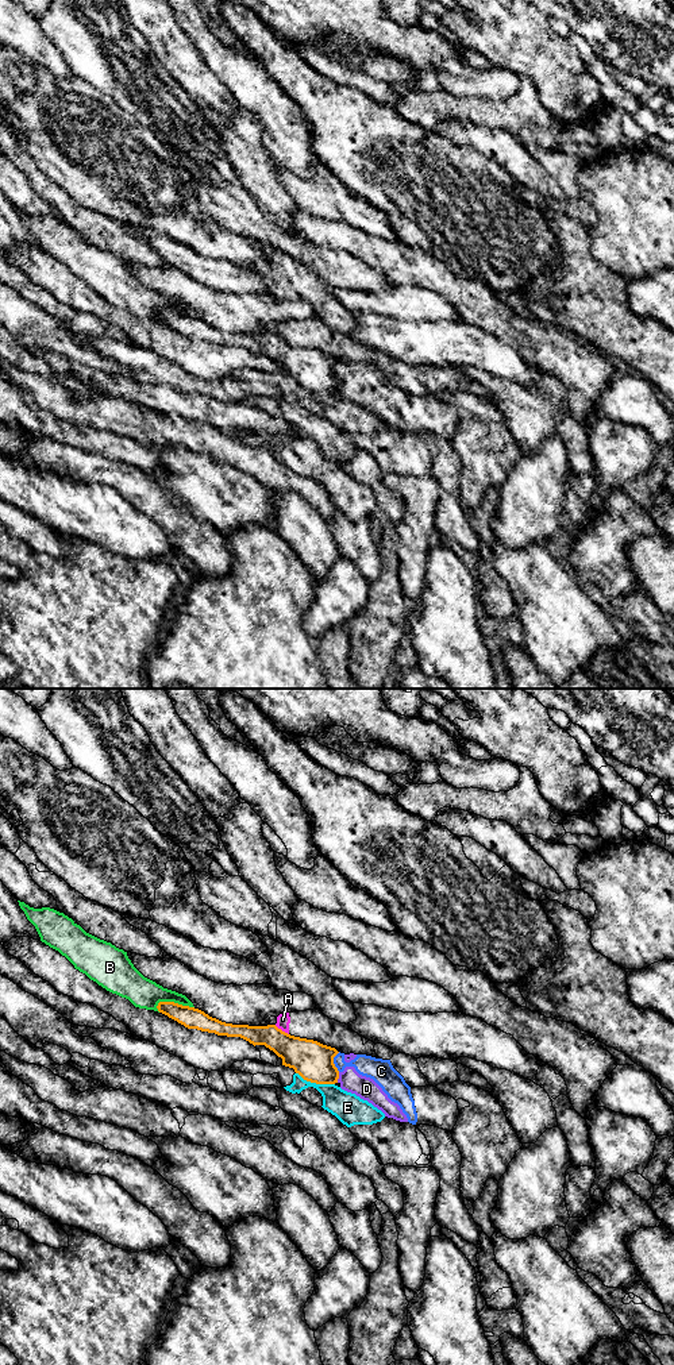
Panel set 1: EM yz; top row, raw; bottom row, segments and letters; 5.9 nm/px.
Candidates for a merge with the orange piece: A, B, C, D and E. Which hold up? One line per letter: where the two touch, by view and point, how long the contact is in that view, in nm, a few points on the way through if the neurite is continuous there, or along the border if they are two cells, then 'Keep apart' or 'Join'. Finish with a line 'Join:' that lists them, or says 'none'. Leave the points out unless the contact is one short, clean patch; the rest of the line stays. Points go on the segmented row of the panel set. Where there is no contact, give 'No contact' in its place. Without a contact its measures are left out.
A: Touches orange at yz (280, 1029). Shared border 110 nm. Boundary: yz (274, 1025), (288, 1034). Keep apart
B: Touches orange at yz (173, 1002). Shared border 240 nm. Keep apart
C: Touches orange at yz (332, 1061). Shared border 120 nm. Boundary: yz (339, 1052), (334, 1057), (334, 1065), (338, 1071). Keep apart
D: Touches orange at yz (338, 1078). Shared border 70 nm. Boundary: yz (339, 1072), (336, 1082). Keep apart
E: Touches orange at yz (315, 1082). Shared border 240 nm. Boundary: yz (296, 1072), (311, 1082), (334, 1084). Keep apart
Join: none

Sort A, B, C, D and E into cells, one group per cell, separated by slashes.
A / B / C D / E

